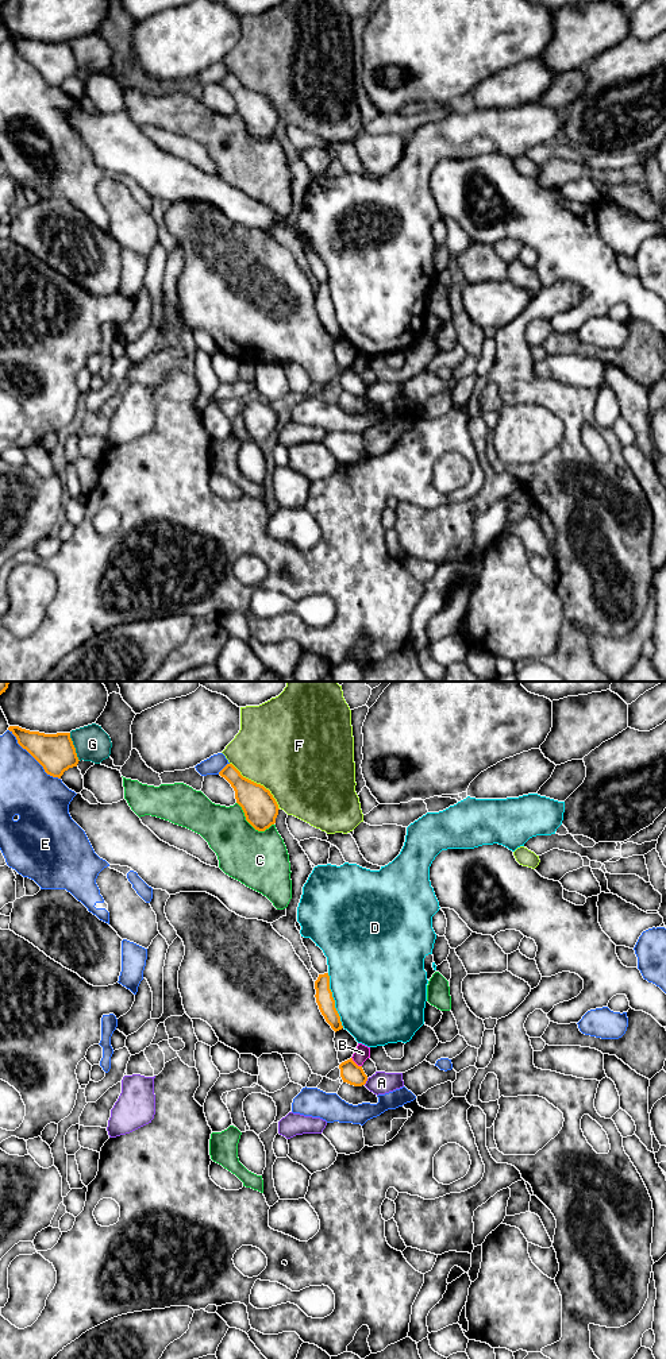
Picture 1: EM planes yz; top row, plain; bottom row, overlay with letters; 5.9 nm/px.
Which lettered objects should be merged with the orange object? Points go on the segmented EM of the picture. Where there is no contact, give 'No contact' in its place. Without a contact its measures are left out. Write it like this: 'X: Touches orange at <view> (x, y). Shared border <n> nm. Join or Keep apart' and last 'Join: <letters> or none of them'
A: Touches orange at yz (366, 1080). Shared border 50 nm. Keep apart
B: Touches orange at yz (354, 1062). Shared border 90 nm. Keep apart
C: Touches orange at yz (251, 825). Shared border 260 nm. Keep apart
D: Touches orange at yz (334, 1000). Shared border 340 nm. Keep apart
E: Touches orange at yz (33, 756). Shared border 440 nm. Keep apart
F: Touches orange at yz (258, 784). Shared border 400 nm. Keep apart
G: Touches orange at yz (73, 746). Shared border 180 nm. Keep apart
Join: none of them

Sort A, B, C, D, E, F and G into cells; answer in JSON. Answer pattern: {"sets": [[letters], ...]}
{"sets": [["A"], ["B"], ["C"], ["D"], ["E"], ["F"], ["G"]]}

